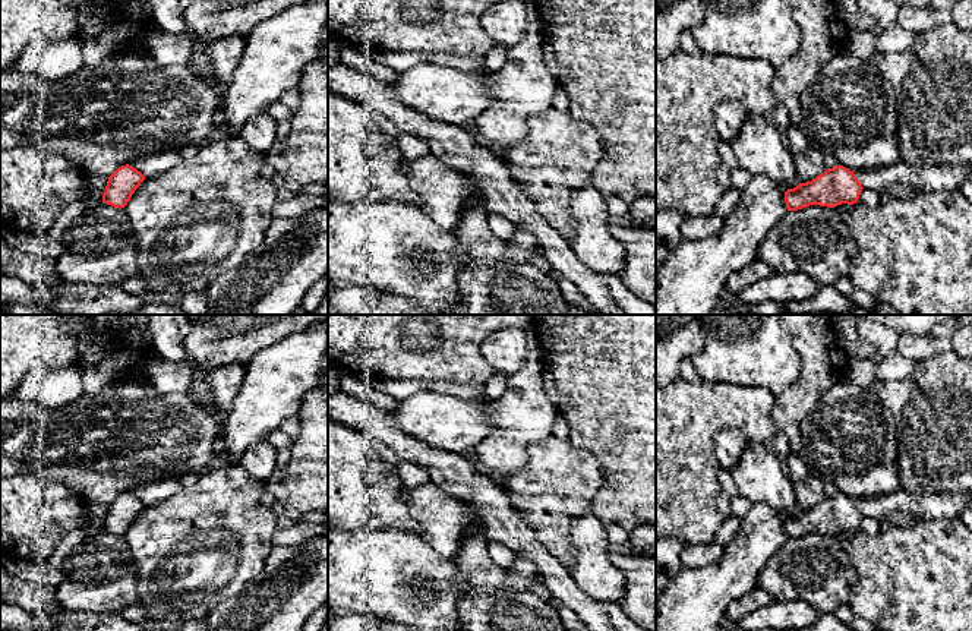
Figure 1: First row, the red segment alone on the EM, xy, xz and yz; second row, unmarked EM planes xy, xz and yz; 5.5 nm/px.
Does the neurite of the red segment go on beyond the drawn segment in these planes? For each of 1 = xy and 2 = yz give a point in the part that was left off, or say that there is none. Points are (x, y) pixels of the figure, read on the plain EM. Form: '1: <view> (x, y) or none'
1: none
2: yz (943, 505)

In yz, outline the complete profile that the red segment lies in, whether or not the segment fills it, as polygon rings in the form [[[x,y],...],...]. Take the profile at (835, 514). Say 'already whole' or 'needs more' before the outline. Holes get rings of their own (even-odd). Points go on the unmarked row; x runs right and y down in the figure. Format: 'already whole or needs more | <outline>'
needs more | [[[899,488],[887,495],[865,499],[850,499],[843,493],[827,496],[807,511],[799,511],[785,520],[788,539],[798,539],[810,533],[834,536],[842,531],[858,530],[864,517],[884,518],[902,511],[918,520],[959,518],[972,504],[972,493],[924,493],[912,495]]]

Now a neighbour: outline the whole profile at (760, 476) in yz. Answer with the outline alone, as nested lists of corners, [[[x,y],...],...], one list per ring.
[[[748,441],[739,460],[730,468],[730,474],[738,495],[752,504],[766,504],[786,518],[801,511],[786,466],[777,458],[771,447]]]

